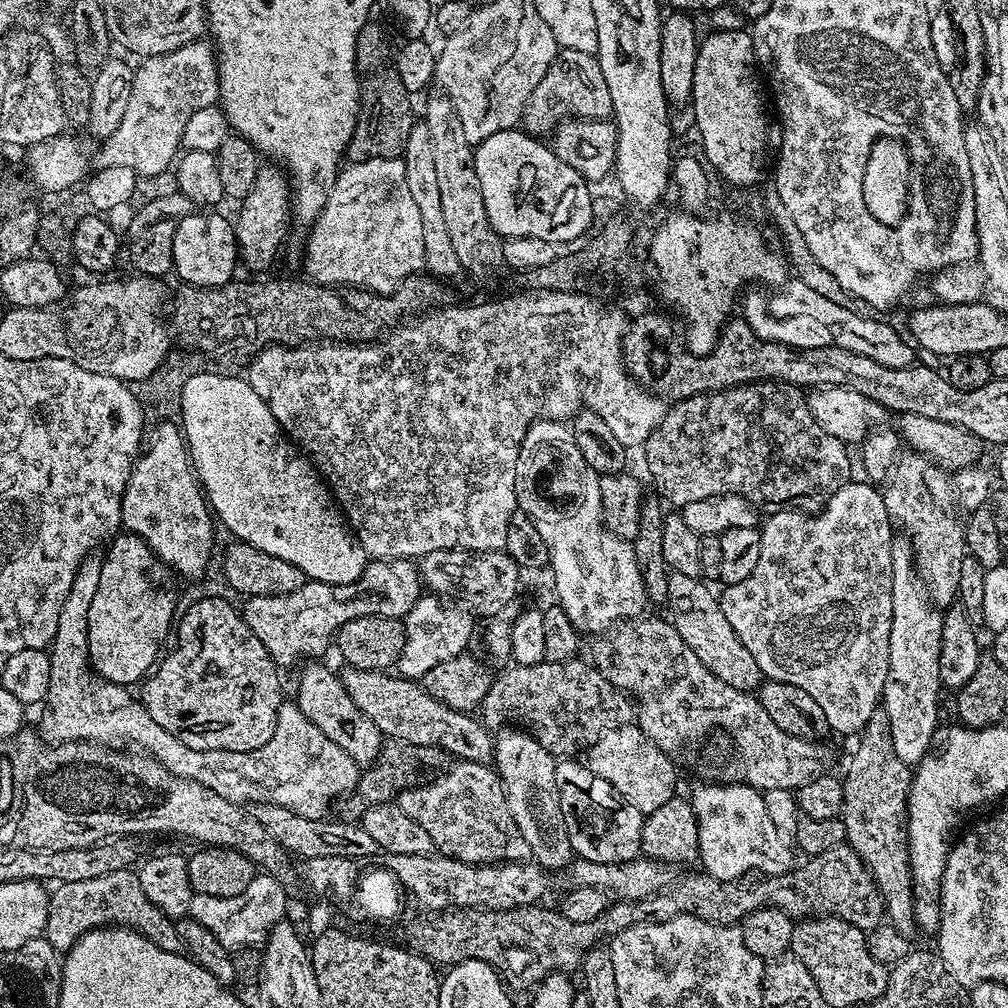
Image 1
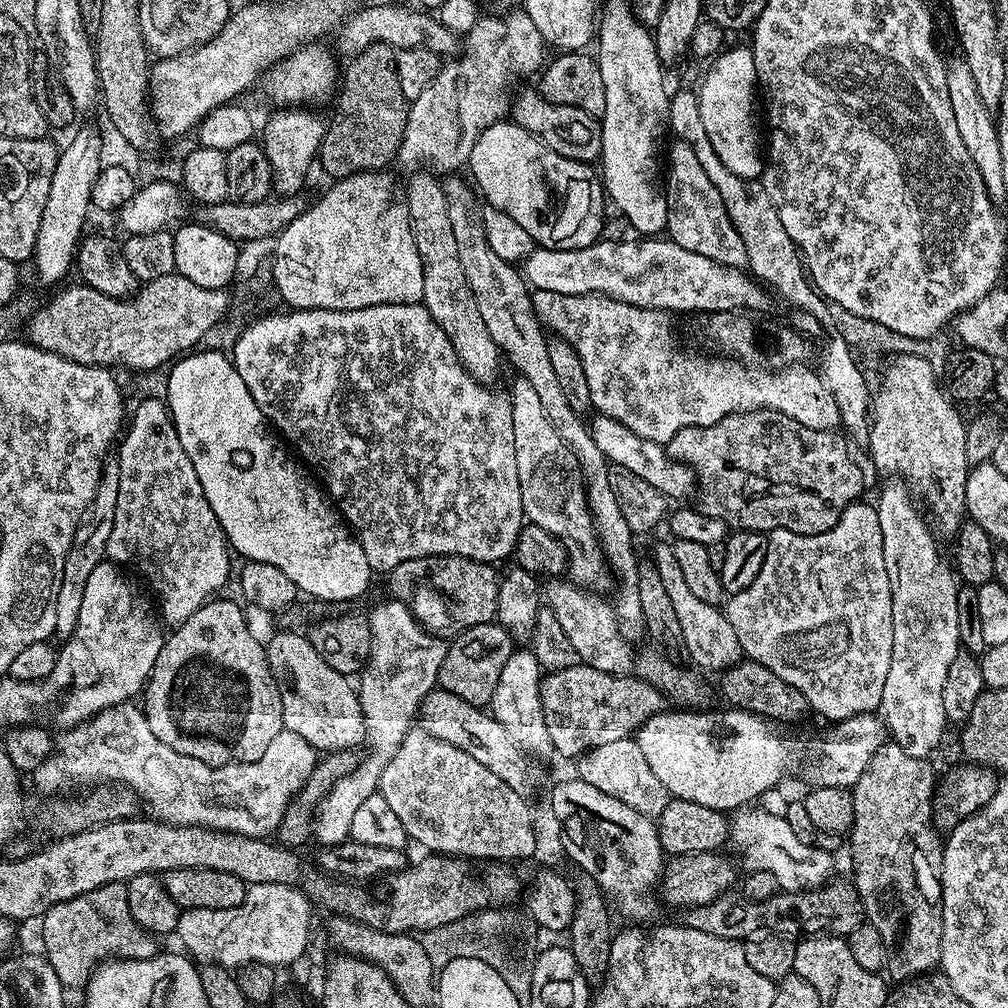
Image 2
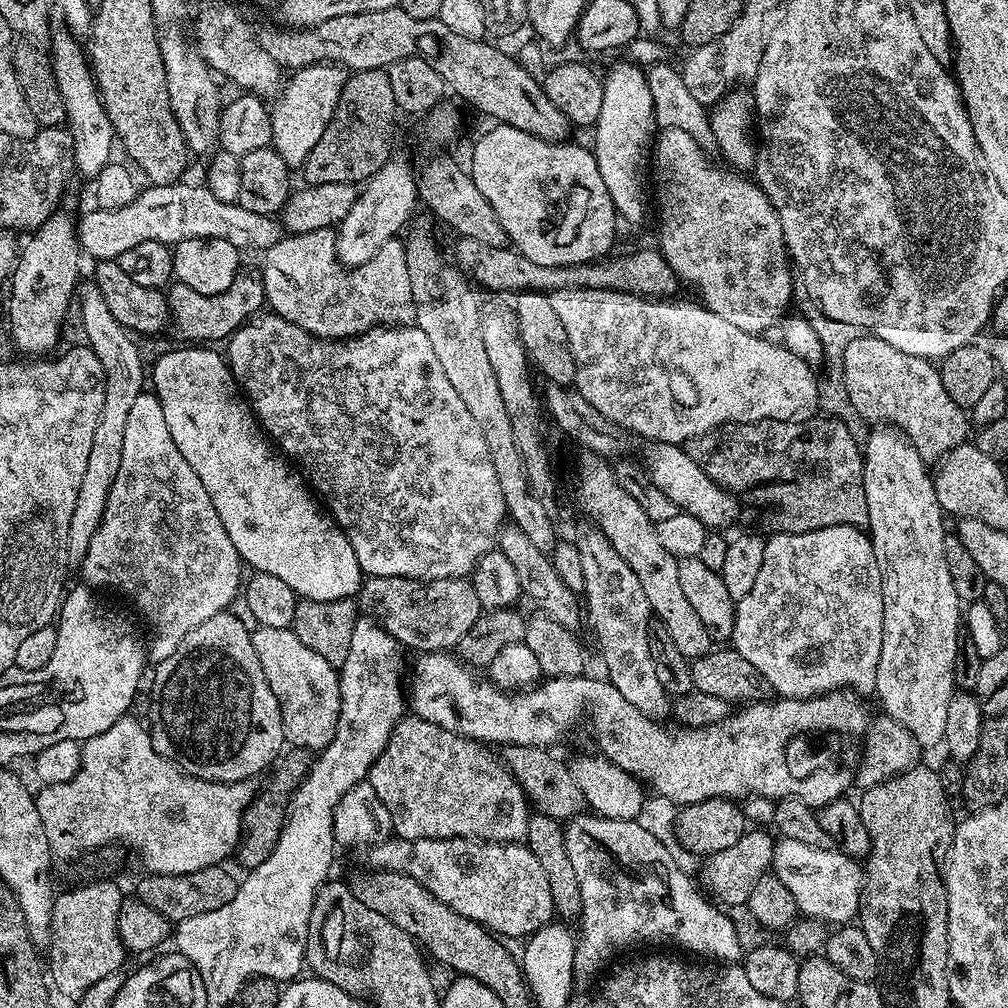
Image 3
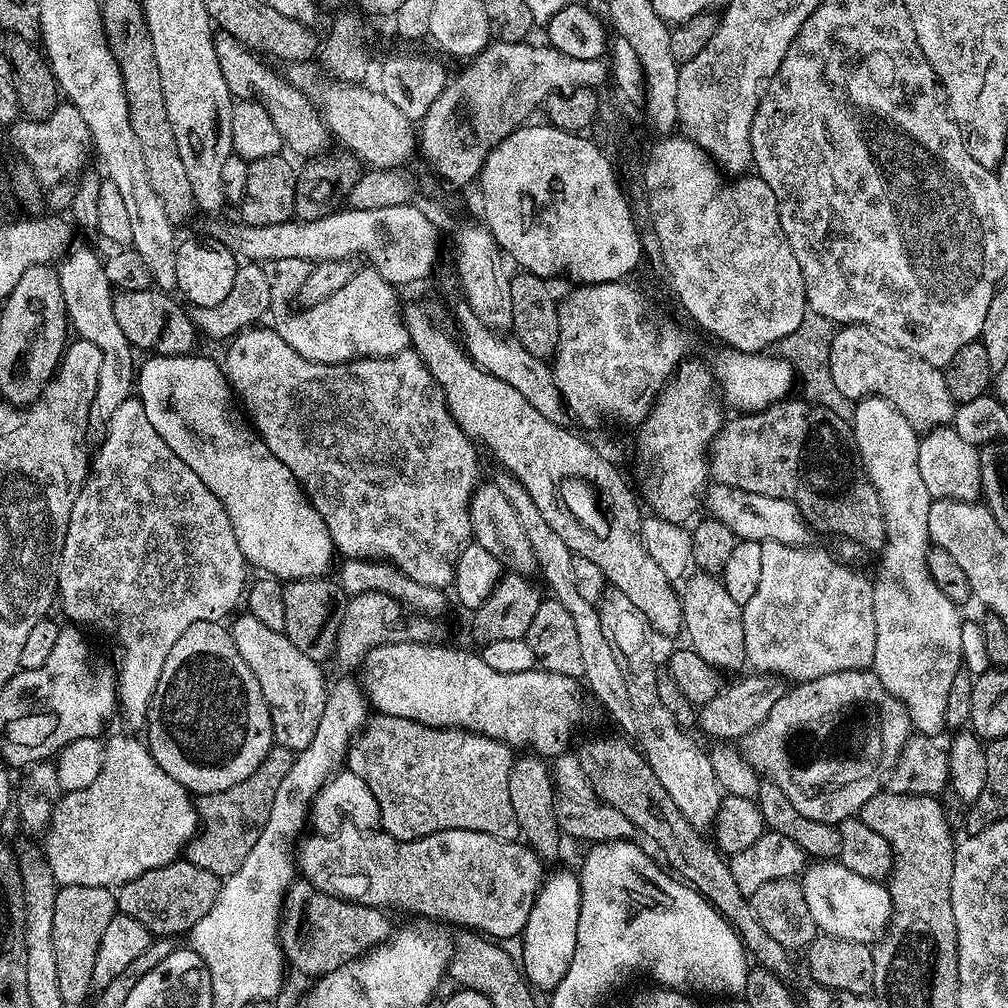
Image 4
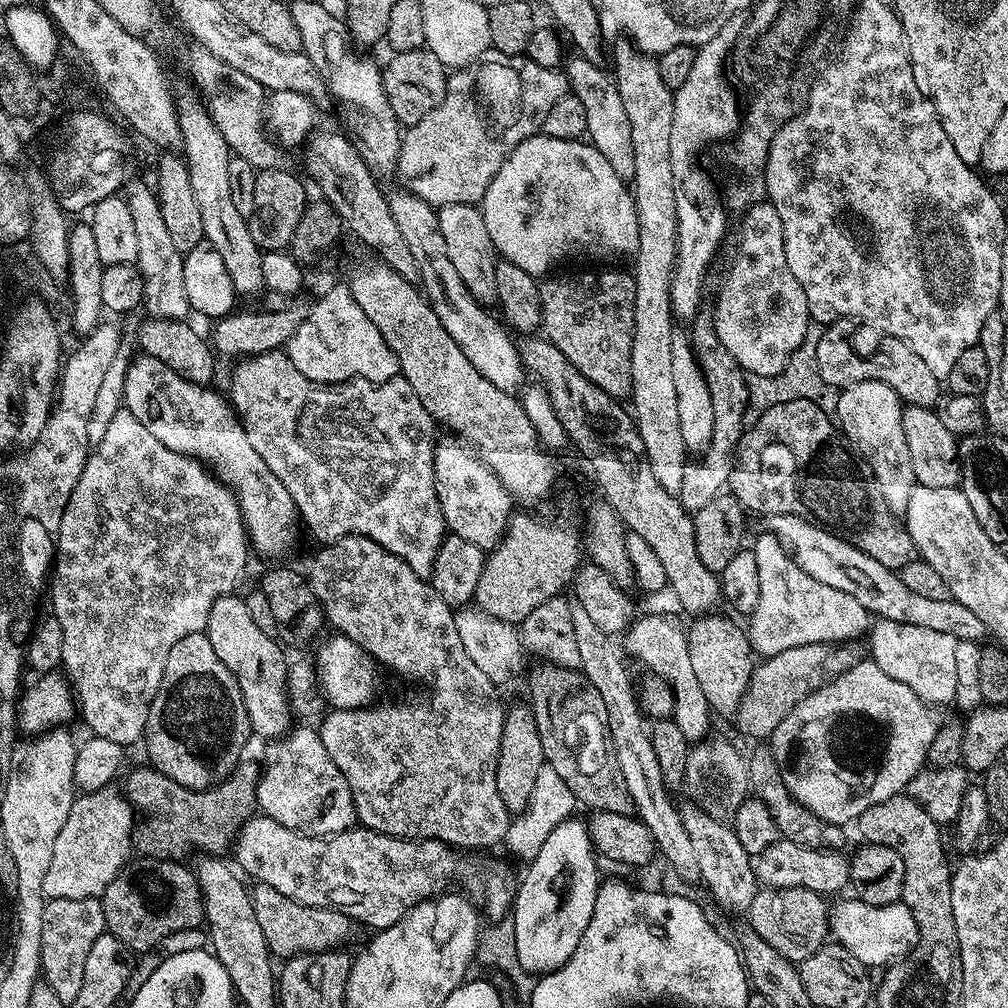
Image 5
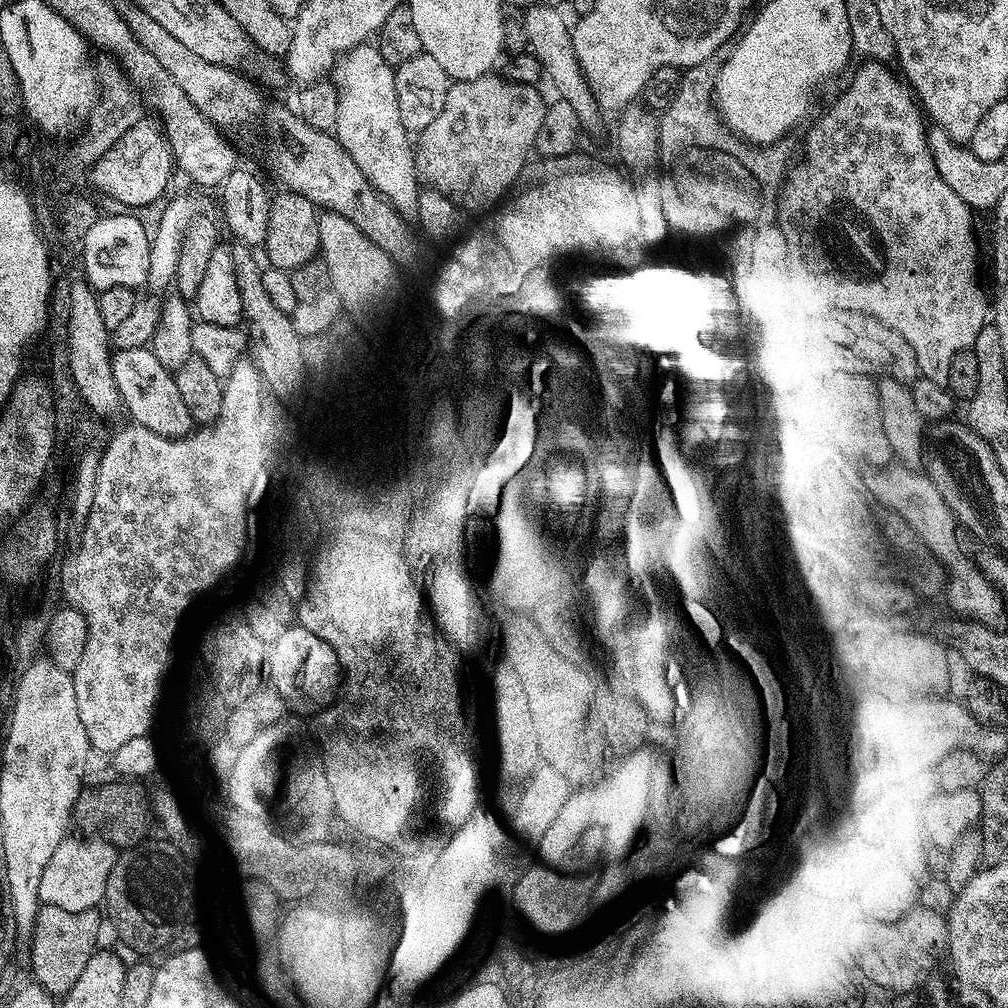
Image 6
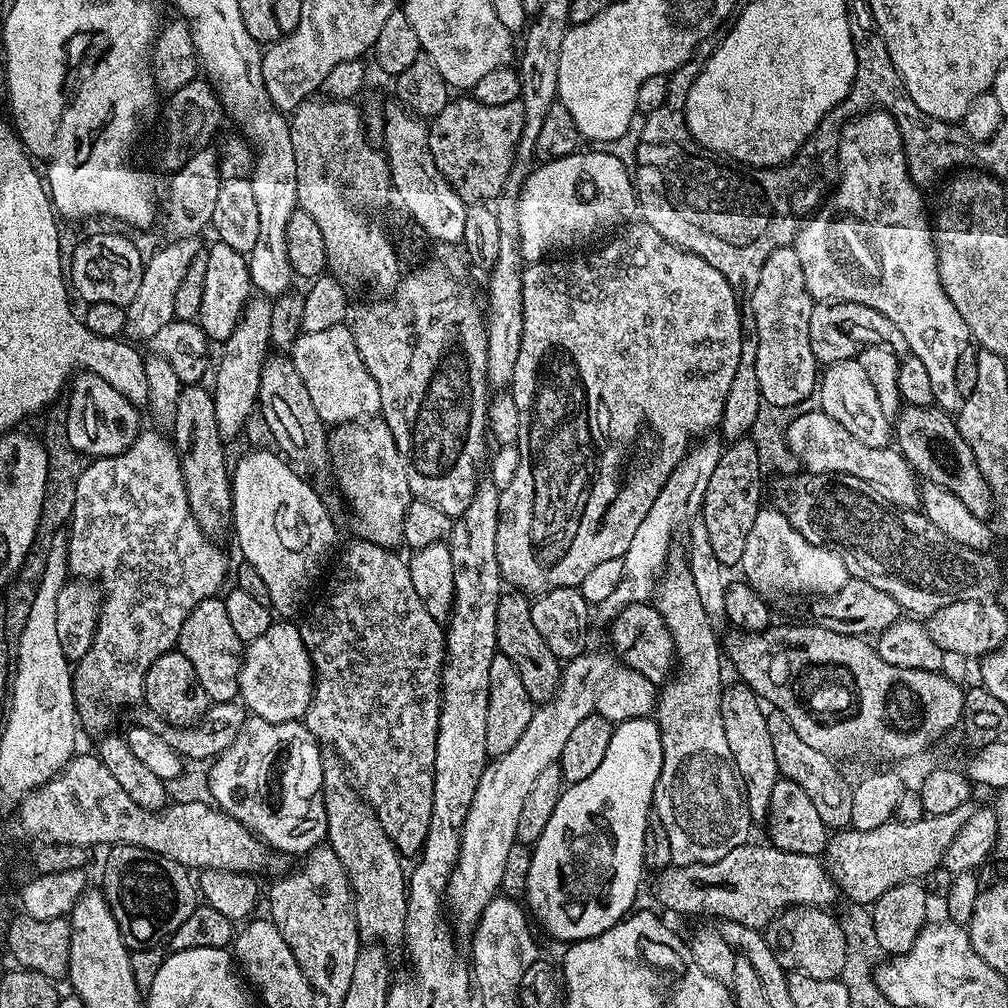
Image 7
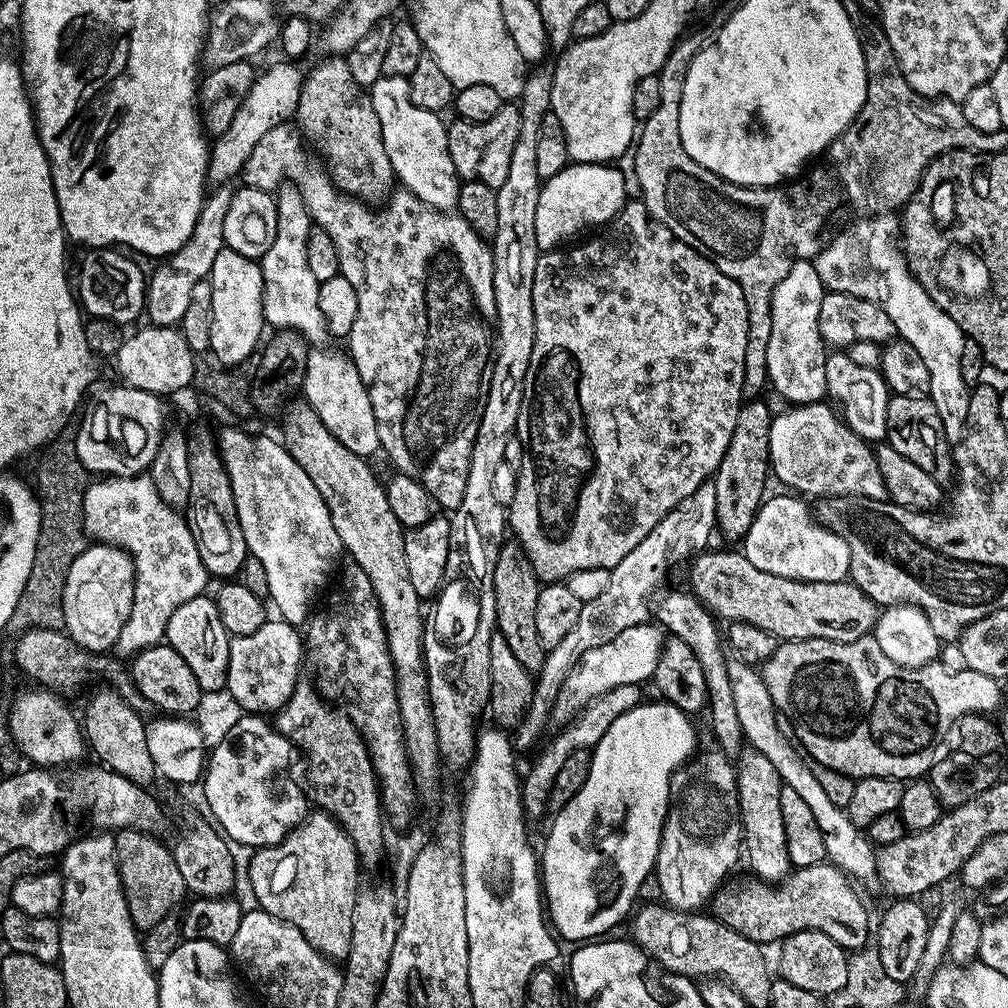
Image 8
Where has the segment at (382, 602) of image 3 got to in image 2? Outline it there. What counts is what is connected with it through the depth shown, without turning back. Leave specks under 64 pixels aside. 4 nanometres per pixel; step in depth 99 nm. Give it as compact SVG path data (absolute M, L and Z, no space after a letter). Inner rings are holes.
M423 556L407 559L387 573L388 594L412 612L432 635L454 638L466 629L495 619L498 572L486 563L461 556Z

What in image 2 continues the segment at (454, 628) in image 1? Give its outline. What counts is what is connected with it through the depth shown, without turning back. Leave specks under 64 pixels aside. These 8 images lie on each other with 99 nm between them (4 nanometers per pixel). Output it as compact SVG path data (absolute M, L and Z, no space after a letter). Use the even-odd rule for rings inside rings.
M393 598L386 600L385 604L376 604L372 612L367 613L372 652L358 673L366 745L372 753L353 772L346 773L340 781L337 779L321 801L316 812L314 836L324 846L337 846L349 839L354 810L358 810L366 798L377 795L382 770L386 770L386 762L390 762L398 746L402 746L406 733L412 731L424 699L437 687L440 667L448 653L448 644L425 629L406 605Z

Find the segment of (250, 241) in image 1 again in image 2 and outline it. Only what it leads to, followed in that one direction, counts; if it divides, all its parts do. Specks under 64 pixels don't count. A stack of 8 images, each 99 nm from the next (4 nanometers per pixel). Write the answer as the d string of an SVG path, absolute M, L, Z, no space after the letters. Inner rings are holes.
M284 106L281 107L279 110L276 110L276 113L273 114L272 117L269 118L268 121L264 124L264 140L262 139L262 147L264 149L264 153L266 154L266 158L270 162L270 174L272 175L272 192L275 193L277 197L281 196L294 196L300 193L303 193L305 190L304 188L304 179L308 176L308 171L311 170L312 164L314 168L314 161L317 159L319 150L320 150L320 143L322 142L322 138L324 137L324 129L326 127L326 120L325 117L320 117L318 113L319 111L316 110L301 110L299 107L296 106Z

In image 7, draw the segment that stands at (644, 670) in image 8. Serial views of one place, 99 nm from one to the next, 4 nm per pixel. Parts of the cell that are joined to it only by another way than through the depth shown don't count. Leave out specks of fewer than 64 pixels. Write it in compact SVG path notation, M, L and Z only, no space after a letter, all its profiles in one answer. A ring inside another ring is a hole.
M585 651L584 654L576 656L575 659L567 661L551 699L543 701L533 709L530 723L526 726L526 731L522 734L522 737L518 738L518 742L514 744L513 749L508 750L502 756L491 759L483 770L482 778L479 779L478 788L475 790L474 799L470 804L470 810L467 811L458 862L454 866L452 877L448 883L446 904L450 909L450 920L454 925L454 932L457 937L471 937L472 933L476 931L486 906L490 906L490 902L501 891L500 883L503 882L504 875L508 872L508 859L512 856L512 847L517 847L518 844L516 839L518 817L522 814L526 797L532 790L534 782L544 769L559 761L567 739L573 734L578 724L584 718L593 715L597 709L596 700L613 673L614 666L612 666L612 660L608 655L592 651Z

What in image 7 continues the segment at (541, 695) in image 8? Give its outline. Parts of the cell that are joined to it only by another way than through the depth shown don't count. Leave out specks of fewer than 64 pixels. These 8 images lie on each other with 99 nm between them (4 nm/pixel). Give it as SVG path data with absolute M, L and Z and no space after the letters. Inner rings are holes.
M707 437L701 444L695 445L684 457L683 462L675 468L663 490L659 492L658 498L654 500L649 513L638 526L638 531L634 533L633 541L627 548L627 554L622 558L624 562L622 582L610 598L606 598L606 602L598 605L598 612L602 615L612 618L623 608L647 603L653 599L660 575L665 571L672 554L670 548L674 534L680 528L691 525L694 519L701 515L706 488L715 467L718 466L718 458L721 457L723 449L717 437Z

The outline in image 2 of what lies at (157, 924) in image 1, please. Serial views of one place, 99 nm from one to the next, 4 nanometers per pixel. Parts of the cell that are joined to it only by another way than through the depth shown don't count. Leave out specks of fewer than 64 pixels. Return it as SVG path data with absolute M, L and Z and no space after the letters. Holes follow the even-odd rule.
M123 883L98 886L89 893L78 894L68 901L58 902L42 917L44 925L40 928L40 936L44 939L43 955L48 957L50 966L54 966L54 974L58 974L58 982L62 982L65 989L83 989L93 972L105 960L145 960L157 955L157 937L138 926L130 914L130 904L126 902L126 887Z

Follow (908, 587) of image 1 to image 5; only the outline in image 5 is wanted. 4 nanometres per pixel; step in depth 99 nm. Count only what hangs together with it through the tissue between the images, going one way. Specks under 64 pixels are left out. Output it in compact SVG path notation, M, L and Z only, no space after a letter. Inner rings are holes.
M863 380L839 389L835 419L841 432L847 436L870 470L876 475L886 506L897 514L903 514L910 502L912 489L916 487L914 465L910 463L910 446L906 446L906 430L902 428L904 408L900 396L886 382ZM877 619L871 625L872 652L870 658L890 678L898 678L898 682L906 682L918 698L922 698L930 706L948 704L955 698L960 688L958 669L954 663L954 646L956 637L944 634L942 630L930 630L926 626L910 626L894 620Z

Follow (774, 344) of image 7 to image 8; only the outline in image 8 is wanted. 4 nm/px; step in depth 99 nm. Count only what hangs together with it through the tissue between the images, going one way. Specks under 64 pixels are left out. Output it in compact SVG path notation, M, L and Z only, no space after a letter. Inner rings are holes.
M796 260L790 266L790 274L778 282L772 291L770 302L770 342L766 346L766 370L770 388L789 405L818 404L828 396L826 386L826 345L818 330L818 310L822 310L822 298L825 294L822 278L818 278L818 270L812 260Z

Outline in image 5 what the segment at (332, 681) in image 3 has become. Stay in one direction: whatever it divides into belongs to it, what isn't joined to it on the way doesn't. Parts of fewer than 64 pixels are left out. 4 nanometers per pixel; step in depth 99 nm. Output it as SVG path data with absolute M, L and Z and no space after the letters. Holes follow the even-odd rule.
M239 595L220 596L210 610L206 634L214 652L238 682L242 698L246 702L252 732L265 736L265 741L274 741L287 736L294 724L294 713L288 698L288 670L283 647L272 641L273 637L261 630L258 622L250 618L250 610Z

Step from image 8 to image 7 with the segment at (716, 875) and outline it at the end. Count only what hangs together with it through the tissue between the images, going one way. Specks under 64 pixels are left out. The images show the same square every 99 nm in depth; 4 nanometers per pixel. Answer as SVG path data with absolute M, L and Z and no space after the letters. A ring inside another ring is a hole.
M676 556L669 561L668 569L657 586L654 605L673 636L676 662L681 668L673 679L663 685L654 710L654 718L661 728L663 762L652 796L653 811L670 840L673 865L713 864L730 854L730 850L749 843L748 831L754 827L745 798L744 779L734 761L722 721L721 702L726 695L725 685L722 686L724 650L721 643L720 646L718 644L719 635L704 612L693 574L683 557Z

